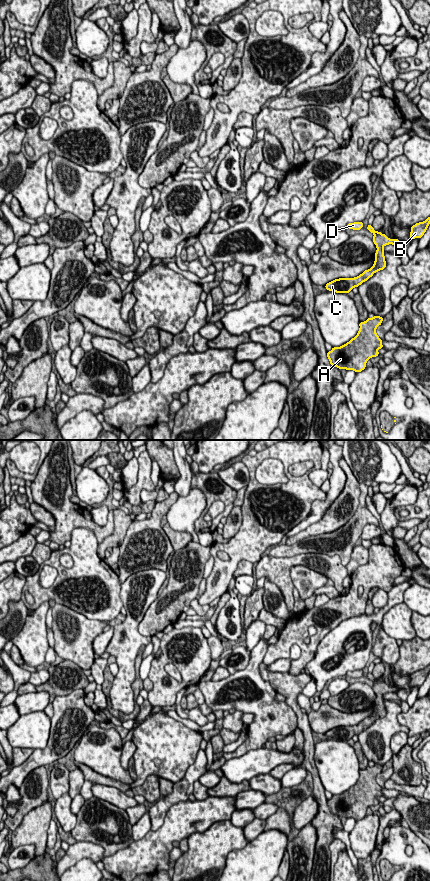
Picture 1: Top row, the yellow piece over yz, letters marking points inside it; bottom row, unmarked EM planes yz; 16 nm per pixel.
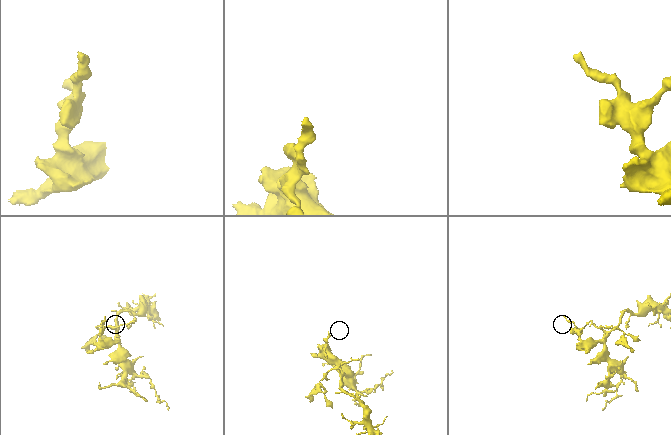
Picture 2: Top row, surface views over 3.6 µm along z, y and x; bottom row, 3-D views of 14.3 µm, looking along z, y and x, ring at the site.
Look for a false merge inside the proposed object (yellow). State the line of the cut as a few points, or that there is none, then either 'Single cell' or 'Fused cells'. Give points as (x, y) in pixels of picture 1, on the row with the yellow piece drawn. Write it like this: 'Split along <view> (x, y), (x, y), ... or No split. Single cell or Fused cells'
No split. Single cell

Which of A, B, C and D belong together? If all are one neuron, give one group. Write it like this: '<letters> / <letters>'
A B C D

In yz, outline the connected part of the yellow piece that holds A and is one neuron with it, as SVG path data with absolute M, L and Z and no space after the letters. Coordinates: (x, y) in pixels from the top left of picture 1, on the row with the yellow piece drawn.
M374 316L360 322L360 329L354 338L327 352L330 364L339 369L354 370L356 373L364 370L367 360L377 357L378 350L383 348L382 340L376 334L376 329L382 321L383 317Z

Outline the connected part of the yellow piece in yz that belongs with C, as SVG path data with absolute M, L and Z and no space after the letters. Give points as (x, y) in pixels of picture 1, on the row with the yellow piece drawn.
M368 224L367 226L368 231L374 234L373 242L377 247L376 253L375 253L375 261L374 265L368 269L365 270L362 274L360 274L358 277L354 278L339 278L335 279L325 285L325 288L329 291L333 291L336 293L349 293L352 291L354 287L358 287L363 282L367 281L370 277L373 276L374 273L377 271L383 270L386 267L386 261L384 256L384 249L383 247L385 245L398 245L400 241L396 238L390 239L385 234L382 234L380 231L376 232L374 228Z

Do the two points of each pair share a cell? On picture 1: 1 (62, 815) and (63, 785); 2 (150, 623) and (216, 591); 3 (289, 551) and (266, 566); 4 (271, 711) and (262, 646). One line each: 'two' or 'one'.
1: one
2: two
3: two
4: one

